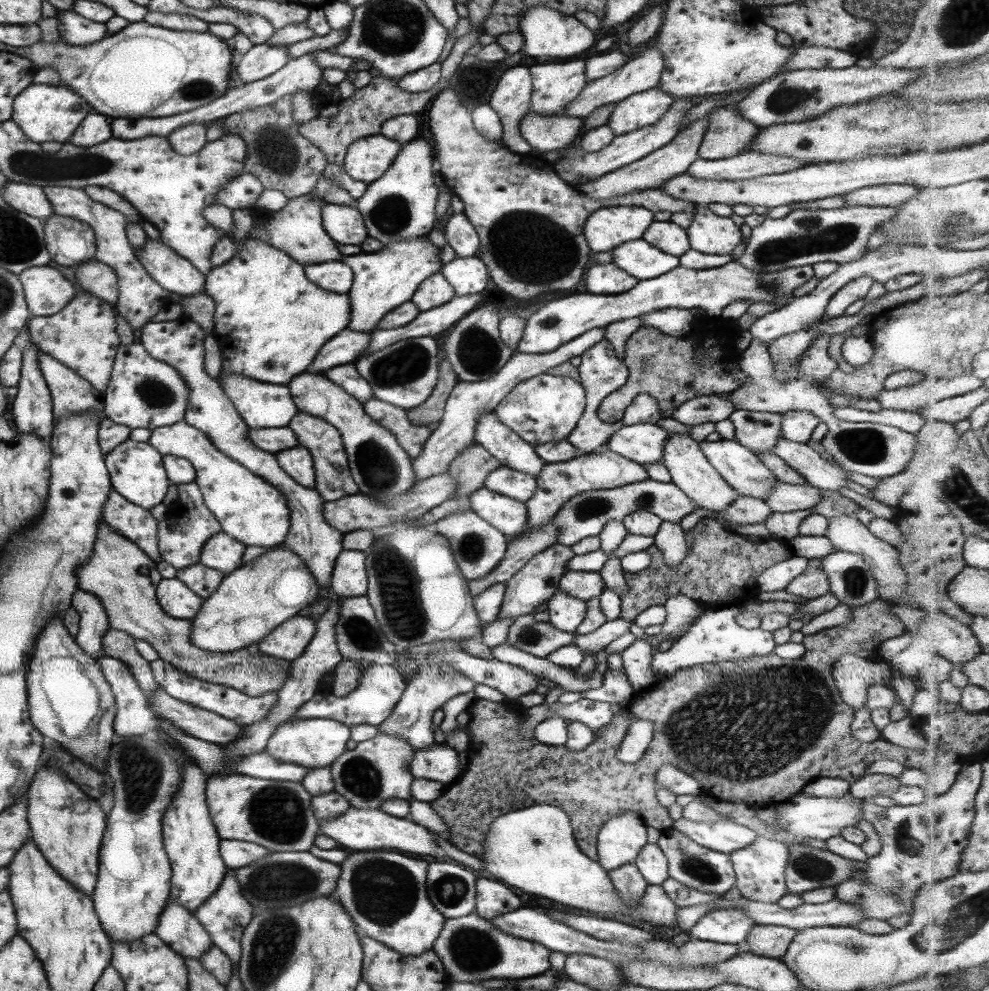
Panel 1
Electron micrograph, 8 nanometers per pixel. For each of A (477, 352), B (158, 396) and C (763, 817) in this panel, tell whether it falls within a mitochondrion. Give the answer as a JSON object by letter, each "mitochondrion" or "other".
{"A":"mitochondrion","B":"mitochondrion","C":"other"}

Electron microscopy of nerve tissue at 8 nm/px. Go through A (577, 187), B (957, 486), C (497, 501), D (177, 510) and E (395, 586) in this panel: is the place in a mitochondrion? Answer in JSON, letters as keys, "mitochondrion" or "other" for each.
{"A":"other","B":"mitochondrion","C":"other","D":"other","E":"mitochondrion"}

